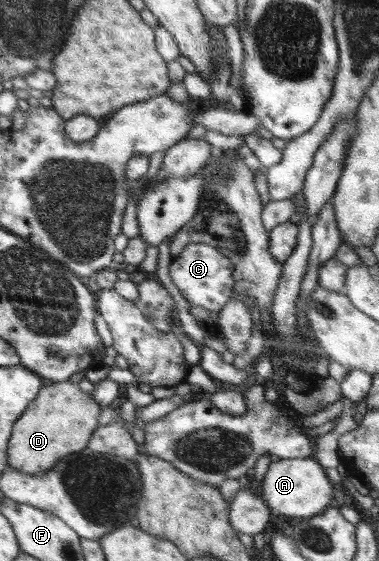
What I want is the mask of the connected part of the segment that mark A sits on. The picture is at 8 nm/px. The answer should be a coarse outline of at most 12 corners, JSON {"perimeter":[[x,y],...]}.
{"perimeter":[[312,457],[272,461],[262,497],[287,519],[318,515],[334,485]]}

